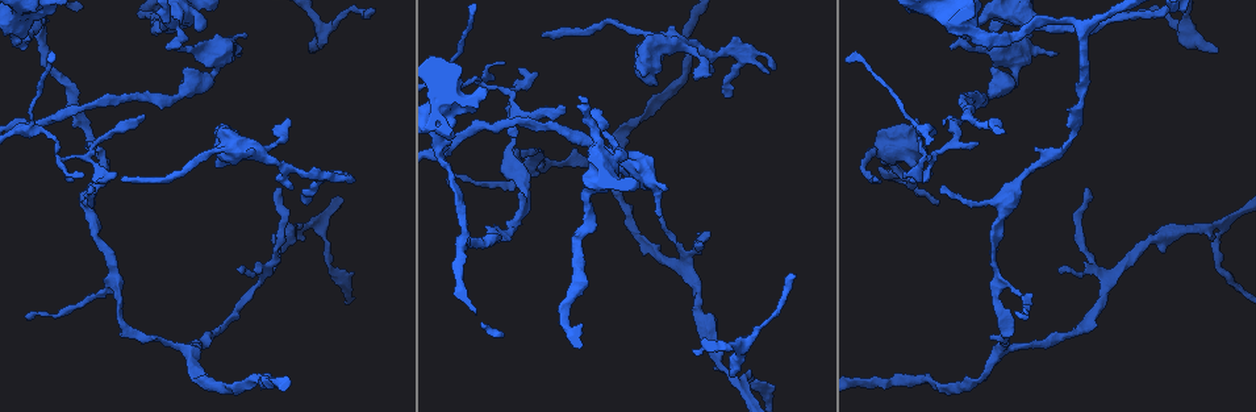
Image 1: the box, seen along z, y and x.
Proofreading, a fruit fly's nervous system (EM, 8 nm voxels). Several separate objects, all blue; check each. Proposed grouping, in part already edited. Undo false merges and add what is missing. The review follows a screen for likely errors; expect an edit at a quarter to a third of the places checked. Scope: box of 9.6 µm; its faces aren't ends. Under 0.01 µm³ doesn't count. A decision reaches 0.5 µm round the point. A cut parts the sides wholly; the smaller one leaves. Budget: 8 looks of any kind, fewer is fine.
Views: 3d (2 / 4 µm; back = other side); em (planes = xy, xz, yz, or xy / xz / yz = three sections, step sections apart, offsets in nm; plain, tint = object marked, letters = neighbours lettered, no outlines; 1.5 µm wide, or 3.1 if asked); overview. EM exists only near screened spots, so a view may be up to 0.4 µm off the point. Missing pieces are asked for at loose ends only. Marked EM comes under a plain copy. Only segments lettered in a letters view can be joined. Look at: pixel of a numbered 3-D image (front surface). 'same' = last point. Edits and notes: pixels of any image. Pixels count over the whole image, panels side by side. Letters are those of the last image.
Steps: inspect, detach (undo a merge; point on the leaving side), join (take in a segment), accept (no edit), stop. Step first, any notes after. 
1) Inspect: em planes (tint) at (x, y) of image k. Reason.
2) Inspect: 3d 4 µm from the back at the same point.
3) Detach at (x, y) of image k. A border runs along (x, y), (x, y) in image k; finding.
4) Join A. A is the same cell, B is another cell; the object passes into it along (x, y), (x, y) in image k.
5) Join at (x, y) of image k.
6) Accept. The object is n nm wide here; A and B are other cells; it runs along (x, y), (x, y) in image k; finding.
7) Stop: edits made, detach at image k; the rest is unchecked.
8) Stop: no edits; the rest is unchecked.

Inspect: 3d 4 µm at (563, 107) of image 1. Tapers out.

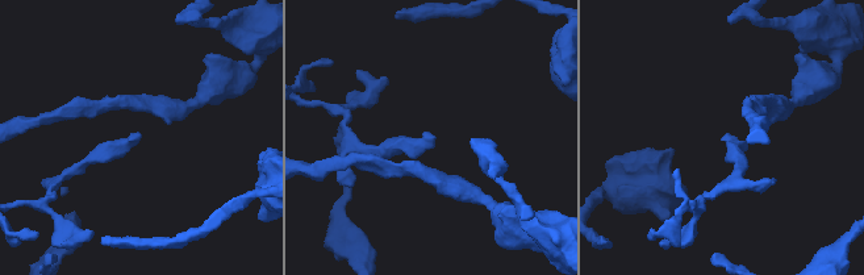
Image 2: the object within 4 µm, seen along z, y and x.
Inspect: em planes (letters) at (434, 137) of image 2.

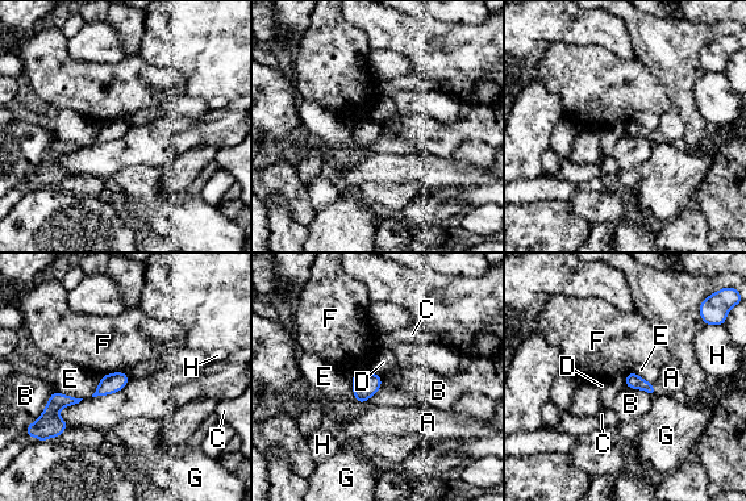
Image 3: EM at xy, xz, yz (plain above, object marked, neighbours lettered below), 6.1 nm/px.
Accept. A, B, C, D, E, F, G and H are other cells; none of them fits.

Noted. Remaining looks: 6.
Inspect: em planes (letters) at (645, 77) of image 1. Branch stops here.

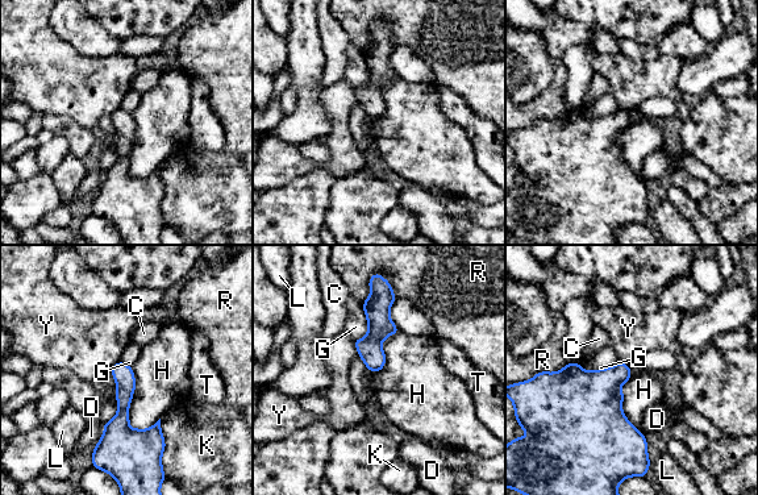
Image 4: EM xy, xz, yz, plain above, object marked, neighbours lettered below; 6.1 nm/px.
Accept. The longest contact is with H, 400 nm; C, D, G, H, K, L, R, T and Y are other cells; it runs along (120, 365), (125, 450) in image 4; none of them fits.

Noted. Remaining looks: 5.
Inspect: em xz step 4 (tint) at (1213, 53) of image 1. Free end.

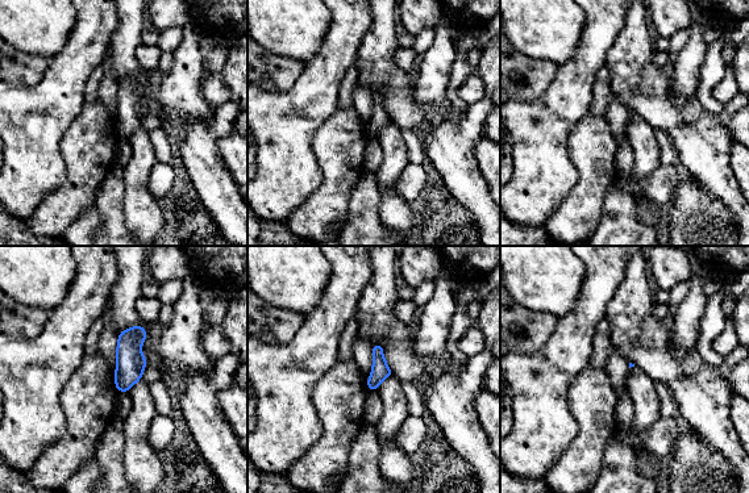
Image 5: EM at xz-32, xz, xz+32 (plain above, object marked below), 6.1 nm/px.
Inspect: em planes (letters) at the same point. Cut it another way.

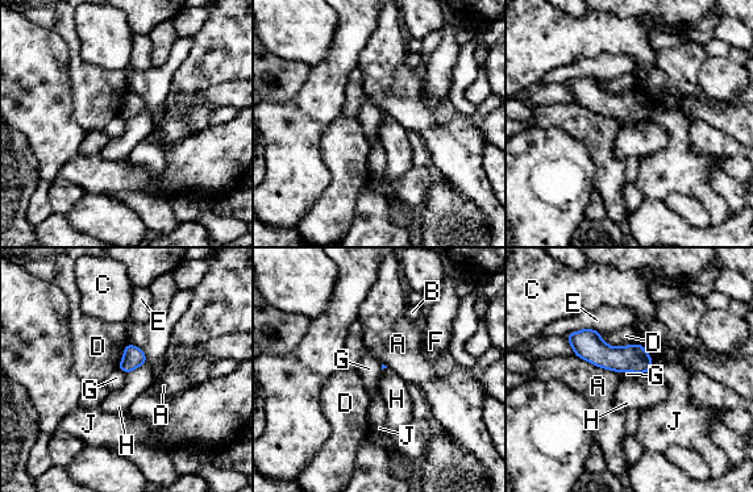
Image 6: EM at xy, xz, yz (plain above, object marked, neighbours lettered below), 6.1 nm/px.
Accept. A, B, C, D, E, F, G, H and J are other cells; no lettered segment goes on from it.

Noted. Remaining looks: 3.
Stop: no edits; the rest is unchecked.

